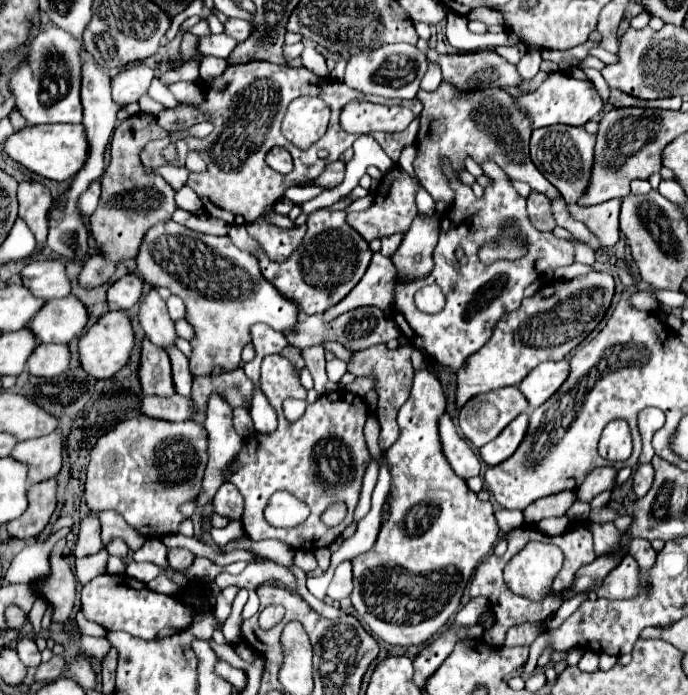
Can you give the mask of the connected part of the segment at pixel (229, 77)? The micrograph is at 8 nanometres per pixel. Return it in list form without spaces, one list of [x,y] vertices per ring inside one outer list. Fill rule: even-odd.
[[[247,62],[247,64],[233,64],[227,66],[225,72],[203,84],[203,102],[199,106],[189,106],[189,104],[179,104],[177,108],[165,108],[157,116],[159,126],[163,126],[167,132],[179,132],[185,128],[191,128],[199,122],[211,122],[215,128],[209,136],[205,138],[193,138],[187,136],[183,140],[177,140],[179,148],[179,166],[185,166],[185,156],[189,152],[199,152],[203,160],[207,162],[205,172],[189,172],[187,186],[191,186],[199,198],[207,198],[211,206],[205,206],[205,214],[219,218],[227,224],[247,224],[257,220],[267,208],[275,206],[277,200],[283,198],[285,190],[291,186],[299,186],[301,182],[307,182],[311,178],[317,178],[321,174],[321,168],[325,168],[325,160],[317,158],[317,150],[327,148],[329,150],[329,160],[339,160],[339,156],[353,146],[355,134],[347,134],[341,124],[339,124],[339,114],[343,106],[349,102],[347,96],[353,96],[353,100],[367,100],[367,102],[377,102],[377,104],[403,104],[409,106],[415,112],[415,120],[409,124],[405,132],[377,132],[377,140],[387,152],[387,156],[397,162],[401,150],[409,144],[415,144],[417,140],[417,130],[419,130],[419,116],[423,110],[423,104],[413,98],[413,100],[391,100],[391,98],[381,98],[381,96],[365,96],[345,84],[331,82],[331,78],[319,78],[313,72],[305,68],[291,68],[285,64],[271,64],[271,62]],[[299,96],[319,96],[325,100],[331,109],[330,121],[325,132],[325,136],[309,146],[307,150],[295,148],[291,142],[287,142],[285,136],[281,136],[281,120],[285,116],[285,110],[289,102],[293,102]],[[273,146],[285,146],[291,150],[291,156],[295,160],[295,168],[291,174],[283,176],[277,174],[275,170],[269,170],[265,164],[265,154],[267,148]]]

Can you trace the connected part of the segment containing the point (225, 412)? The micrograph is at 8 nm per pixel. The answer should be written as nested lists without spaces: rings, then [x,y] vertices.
[[[213,396],[213,400],[209,402],[209,410],[207,410],[207,420],[205,420],[205,430],[207,430],[207,452],[209,452],[209,462],[207,462],[207,470],[205,470],[205,478],[203,478],[203,490],[199,492],[197,496],[197,502],[199,502],[199,508],[195,512],[195,516],[191,518],[193,524],[195,524],[195,538],[201,540],[201,510],[205,504],[211,502],[213,494],[217,492],[217,488],[221,486],[221,468],[229,466],[229,462],[237,456],[237,452],[241,450],[243,446],[243,438],[235,432],[233,428],[233,410],[227,406],[225,400],[221,400],[219,396]]]

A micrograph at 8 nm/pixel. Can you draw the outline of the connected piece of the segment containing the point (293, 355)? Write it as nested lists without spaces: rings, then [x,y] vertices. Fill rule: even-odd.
[[[287,346],[283,352],[281,352],[281,356],[285,356],[293,366],[295,366],[295,370],[297,372],[301,372],[303,370],[303,358],[301,358],[301,352],[297,350],[297,348],[293,348],[293,346]]]

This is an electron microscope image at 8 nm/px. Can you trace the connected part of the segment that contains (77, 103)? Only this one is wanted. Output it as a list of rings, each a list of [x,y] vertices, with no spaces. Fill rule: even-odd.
[[[51,26],[39,32],[23,52],[23,68],[15,70],[9,80],[9,92],[21,116],[29,124],[51,124],[51,122],[81,122],[81,50],[83,42],[73,38],[69,32]]]

